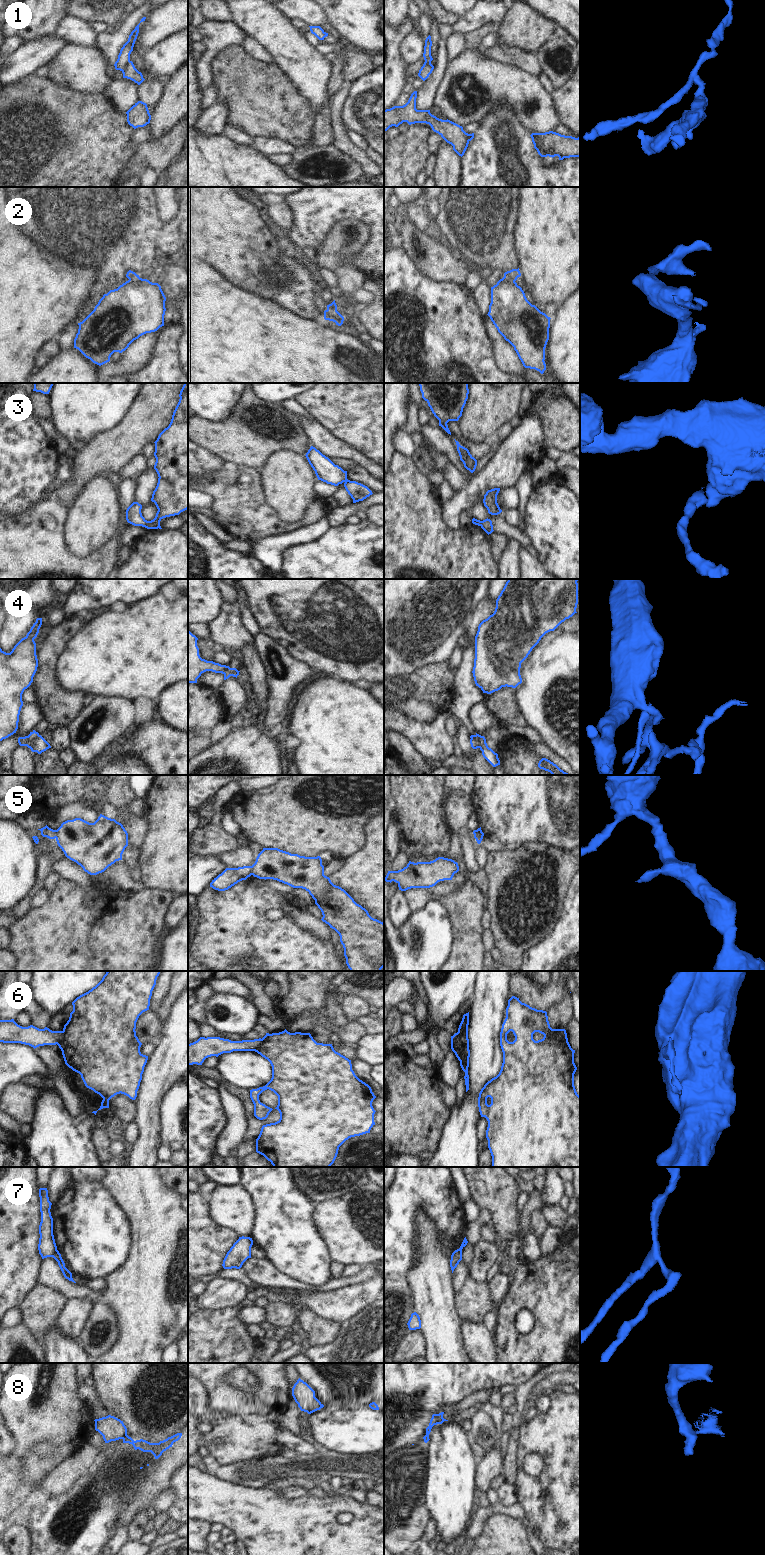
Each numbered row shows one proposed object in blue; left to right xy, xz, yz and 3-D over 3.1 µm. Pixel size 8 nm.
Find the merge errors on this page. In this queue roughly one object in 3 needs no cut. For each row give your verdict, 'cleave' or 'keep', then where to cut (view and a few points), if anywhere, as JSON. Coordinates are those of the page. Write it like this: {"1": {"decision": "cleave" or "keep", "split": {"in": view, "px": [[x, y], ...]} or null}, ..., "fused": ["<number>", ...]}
{"1": {"decision": "cleave", "split": {"in": "xy", "px": [[129, 60], [121, 70]]}}, "2": {"decision": "cleave", "split": {"in": "xz", "px": [[326, 310], [340, 315]]}}, "3": {"decision": "cleave", "split": {"in": "xy", "px": [[149, 521], [146, 527]]}}, "4": {"decision": "cleave", "split": {"in": "yz", "px": [[475, 735], [479, 747]]}}, "5": {"decision": "cleave", "split": {"in": "xz", "px": [[251, 866], [252, 874]]}}, "6": {"decision": "cleave", "split": {"in": "xy", "px": [[62, 1031], [62, 1037], [56, 1043]]}}, "7": {"decision": "cleave", "split": {"in": "xy", "px": [[56, 1248], [50, 1256]]}}, "8": {"decision": "cleave", "split": {"in": "xy", "px": [[126, 1434], [122, 1438]]}}, "fused": ["1", "2", "3", "4", "5", "6", "7", "8"]}

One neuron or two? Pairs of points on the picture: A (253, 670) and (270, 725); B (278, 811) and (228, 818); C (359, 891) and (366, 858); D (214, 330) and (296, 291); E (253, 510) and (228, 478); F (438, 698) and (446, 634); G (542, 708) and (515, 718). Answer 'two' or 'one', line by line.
A: two
B: two
C: one
D: two
E: one
F: two
G: two

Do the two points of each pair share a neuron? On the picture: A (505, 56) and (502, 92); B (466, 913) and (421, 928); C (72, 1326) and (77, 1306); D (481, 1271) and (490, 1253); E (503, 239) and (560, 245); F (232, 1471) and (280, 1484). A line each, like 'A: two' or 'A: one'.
A: two
B: two
C: one
D: one
E: two
F: two

